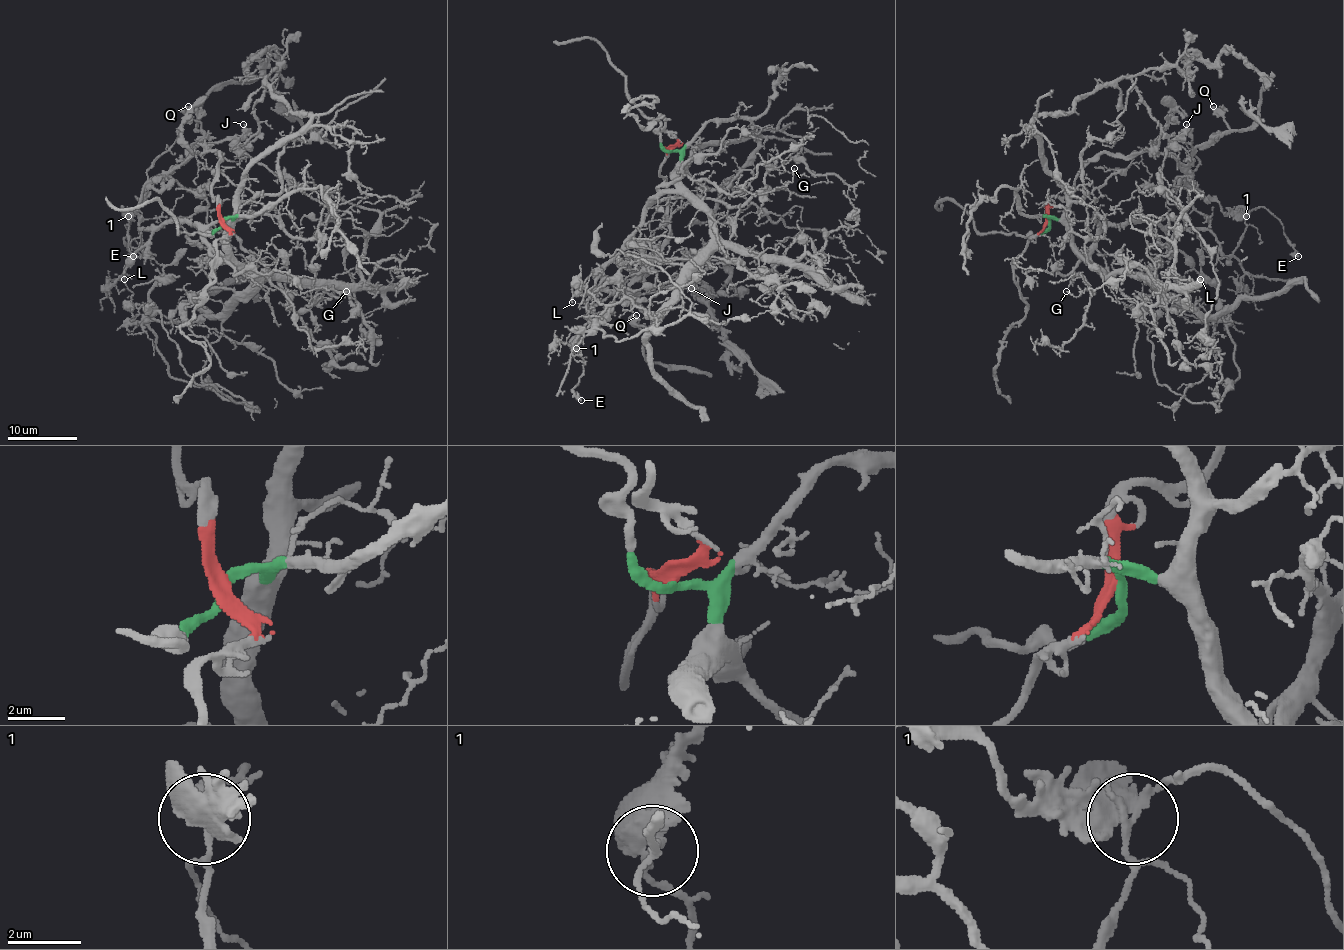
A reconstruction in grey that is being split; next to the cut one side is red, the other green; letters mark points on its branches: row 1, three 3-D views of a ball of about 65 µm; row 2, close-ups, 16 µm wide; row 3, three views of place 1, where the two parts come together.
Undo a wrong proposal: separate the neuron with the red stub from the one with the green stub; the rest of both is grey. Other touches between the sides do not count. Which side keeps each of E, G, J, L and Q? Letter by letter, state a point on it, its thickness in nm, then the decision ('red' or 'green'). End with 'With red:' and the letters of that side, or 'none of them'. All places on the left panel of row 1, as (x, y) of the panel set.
E: at (133, 256); 240 nm thick; green
G: at (346, 291); 160 nm thick; green
J: at (243, 124); 260 nm thick; red
L: at (124, 279); 140 nm thick; green
Q: at (188, 106); 200 nm thick; red
With red: J, Q

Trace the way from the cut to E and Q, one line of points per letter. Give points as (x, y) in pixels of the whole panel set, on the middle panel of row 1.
E: (671, 150), (676, 178), (595, 282), (574, 350), (581, 401)
Q: (671, 150), (660, 168), (667, 191), (669, 236), (630, 287), (652, 329), (632, 320), (636, 315)

